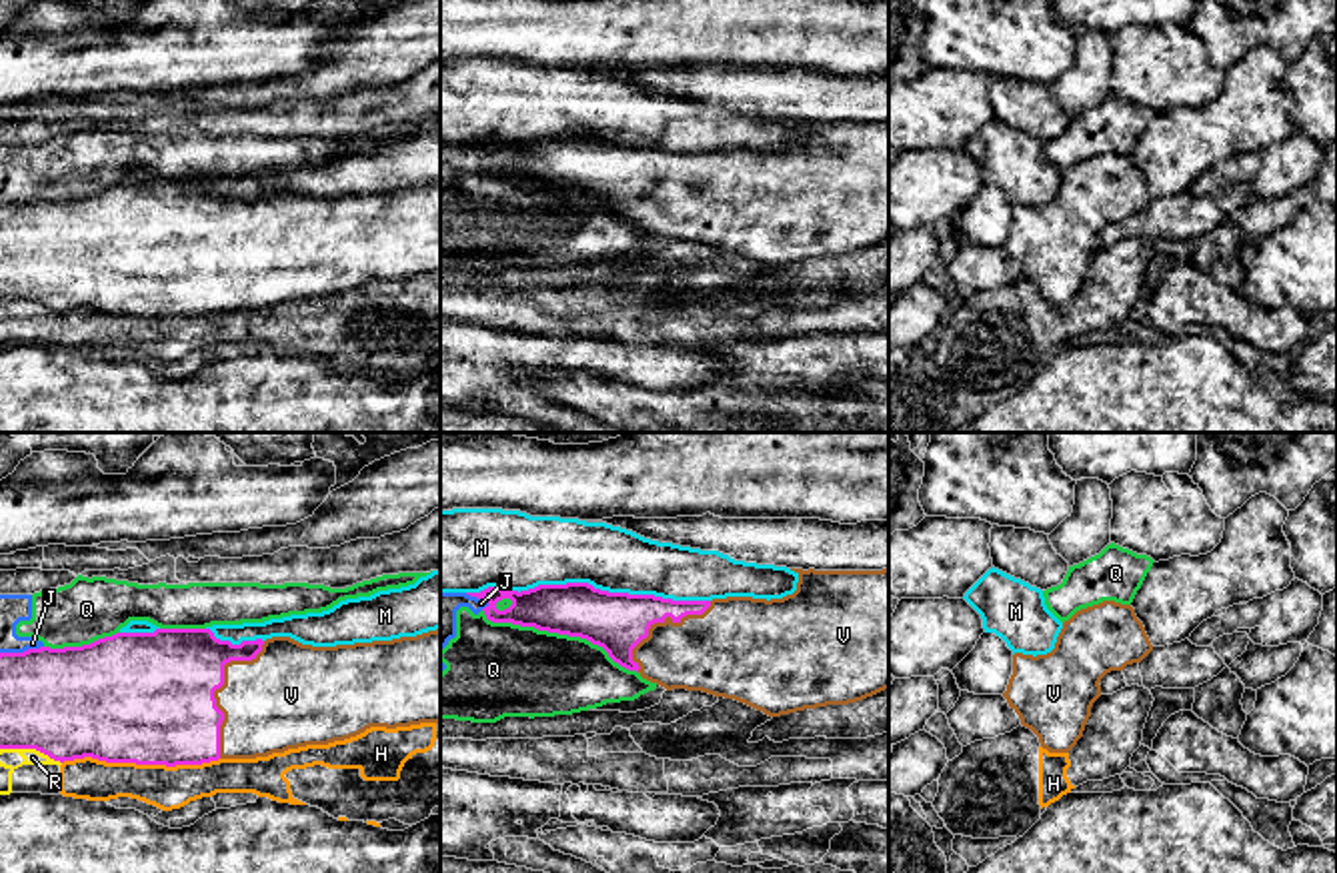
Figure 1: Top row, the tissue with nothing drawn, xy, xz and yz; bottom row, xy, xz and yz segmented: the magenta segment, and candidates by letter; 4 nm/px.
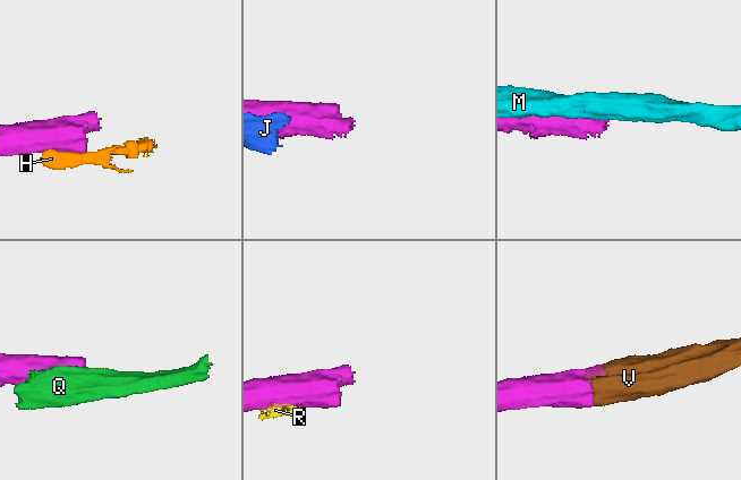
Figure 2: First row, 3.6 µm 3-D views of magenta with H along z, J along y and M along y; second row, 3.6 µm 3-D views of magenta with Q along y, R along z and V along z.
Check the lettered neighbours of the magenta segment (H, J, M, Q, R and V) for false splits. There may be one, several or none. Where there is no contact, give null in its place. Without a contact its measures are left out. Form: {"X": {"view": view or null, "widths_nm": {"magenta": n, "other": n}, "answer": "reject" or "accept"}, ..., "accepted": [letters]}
{"H": {"view": "xy", "widths_nm": {"magenta": 500, "other": 180}, "answer": "reject"}, "J": {"view": "xz", "widths_nm": {"magenta": 160, "other": 130}, "answer": "reject"}, "M": {"view": "xz", "widths_nm": {"magenta": 240, "other": 280}, "answer": "reject"}, "Q": {"view": "xz", "widths_nm": {"magenta": 240, "other": 360}, "answer": "reject"}, "R": {"view": "xy", "widths_nm": {"magenta": 460, "other": 60}, "answer": "reject"}, "V": {"view": "xy", "widths_nm": {"magenta": 480, "other": 400}, "answer": "accept"}, "accepted": ["V"]}

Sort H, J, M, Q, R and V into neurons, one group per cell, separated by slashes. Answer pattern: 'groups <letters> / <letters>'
groups H R / J Q / M / V

